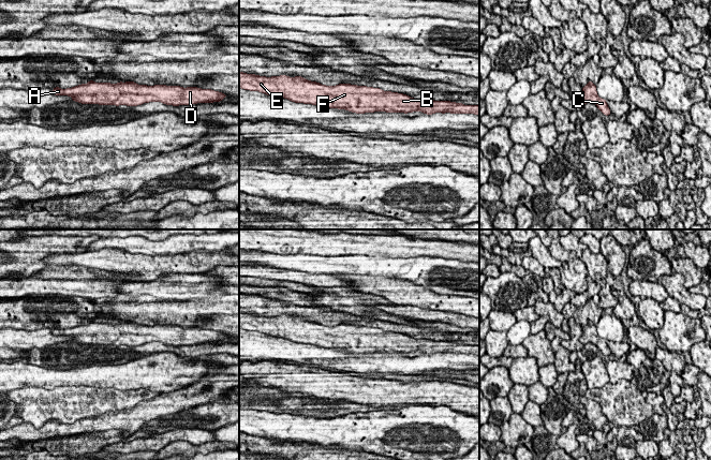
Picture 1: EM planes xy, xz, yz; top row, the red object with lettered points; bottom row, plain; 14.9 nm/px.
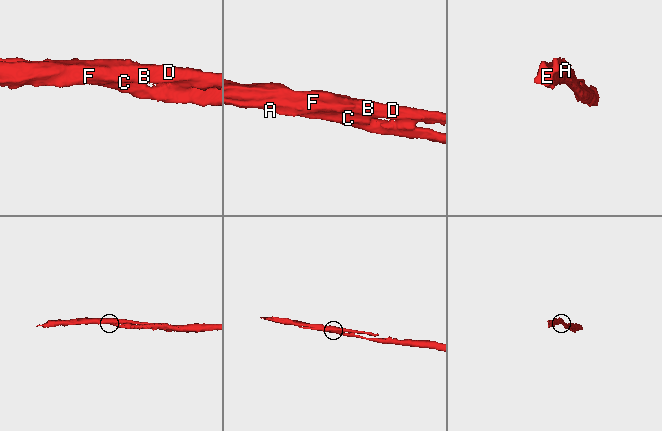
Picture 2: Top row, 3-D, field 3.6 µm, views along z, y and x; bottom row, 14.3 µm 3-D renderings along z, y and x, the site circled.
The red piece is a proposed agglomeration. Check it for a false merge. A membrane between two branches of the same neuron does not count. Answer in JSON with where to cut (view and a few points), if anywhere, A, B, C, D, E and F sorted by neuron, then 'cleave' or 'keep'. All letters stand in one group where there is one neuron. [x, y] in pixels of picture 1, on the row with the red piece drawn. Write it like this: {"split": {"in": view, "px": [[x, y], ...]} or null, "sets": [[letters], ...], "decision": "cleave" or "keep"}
{"split": null, "sets": [["A", "B", "C", "D", "E", "F"]], "decision": "keep"}

